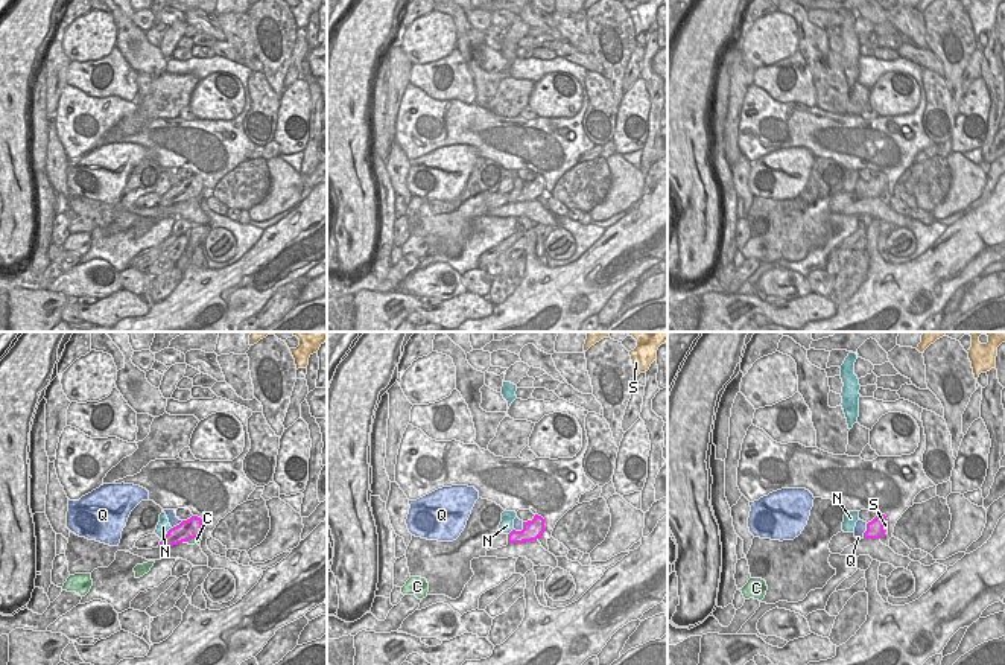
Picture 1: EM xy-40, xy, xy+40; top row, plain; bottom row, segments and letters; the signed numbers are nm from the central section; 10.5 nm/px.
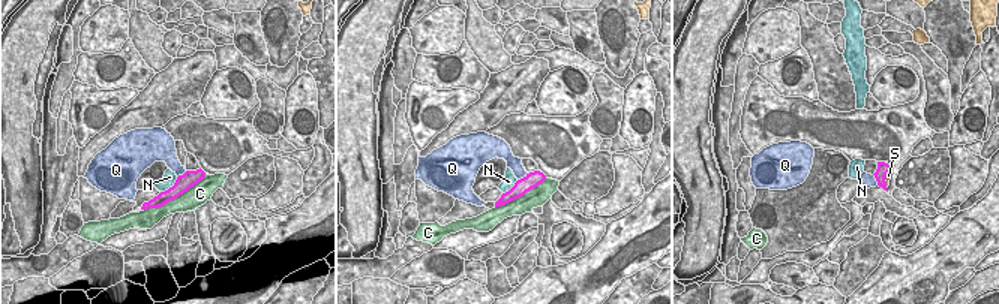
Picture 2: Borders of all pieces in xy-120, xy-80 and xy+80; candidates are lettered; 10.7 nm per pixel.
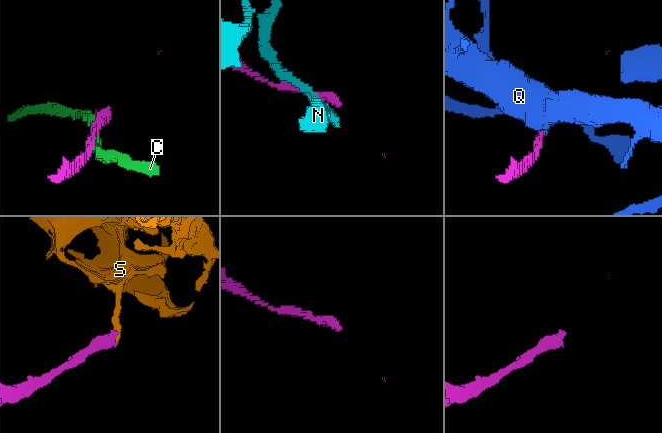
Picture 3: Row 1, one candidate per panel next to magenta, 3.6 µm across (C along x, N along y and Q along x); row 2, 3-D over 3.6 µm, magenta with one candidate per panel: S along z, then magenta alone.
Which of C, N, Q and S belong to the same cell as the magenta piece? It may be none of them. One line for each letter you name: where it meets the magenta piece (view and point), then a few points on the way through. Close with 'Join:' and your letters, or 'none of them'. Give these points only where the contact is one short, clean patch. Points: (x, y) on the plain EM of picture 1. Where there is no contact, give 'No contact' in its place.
Join: none of them.

